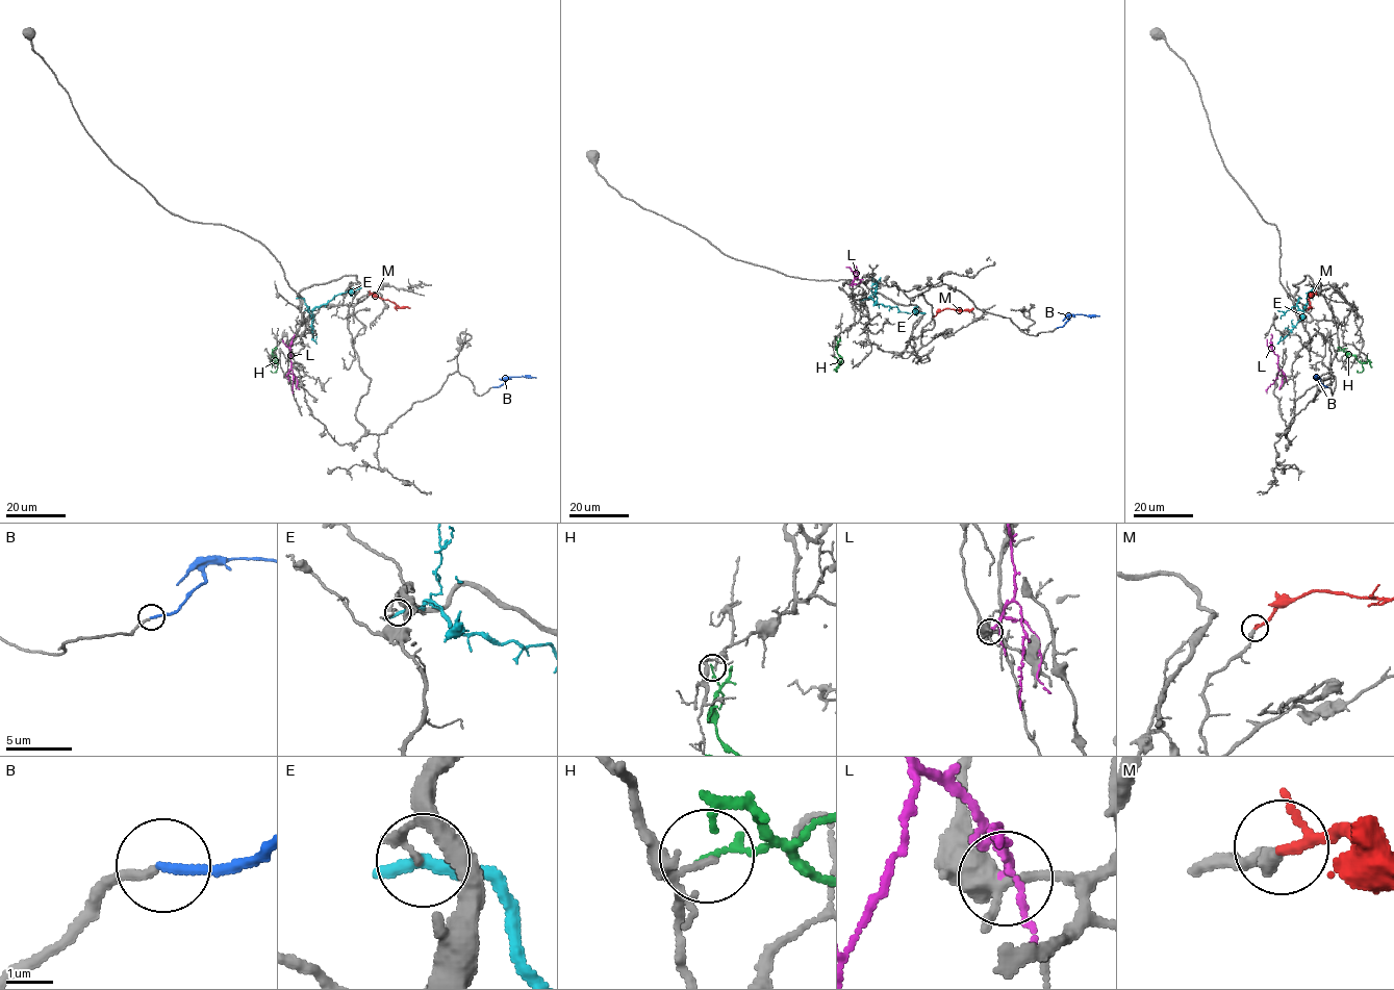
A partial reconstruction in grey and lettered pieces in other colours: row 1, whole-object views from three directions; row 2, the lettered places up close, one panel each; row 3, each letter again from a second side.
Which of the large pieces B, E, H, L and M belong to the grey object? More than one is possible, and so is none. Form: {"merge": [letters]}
{"merge": ["B", "M"]}

